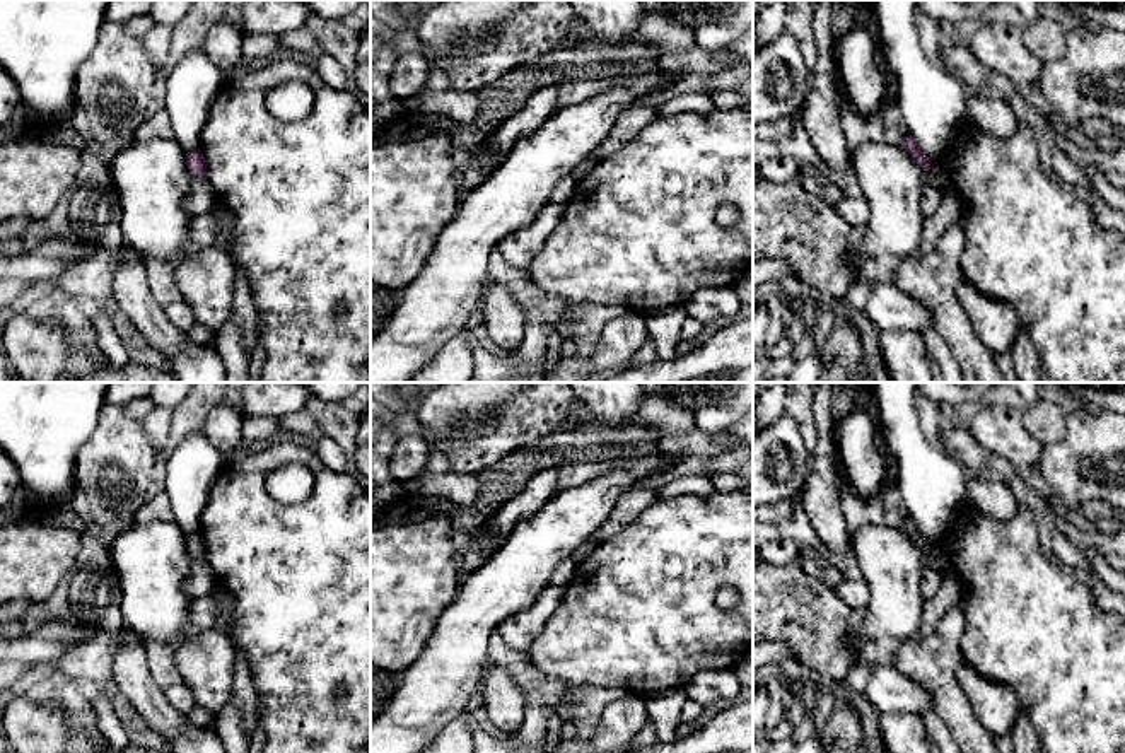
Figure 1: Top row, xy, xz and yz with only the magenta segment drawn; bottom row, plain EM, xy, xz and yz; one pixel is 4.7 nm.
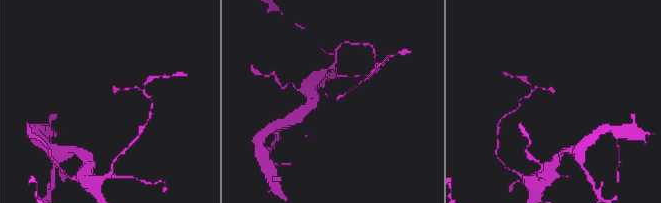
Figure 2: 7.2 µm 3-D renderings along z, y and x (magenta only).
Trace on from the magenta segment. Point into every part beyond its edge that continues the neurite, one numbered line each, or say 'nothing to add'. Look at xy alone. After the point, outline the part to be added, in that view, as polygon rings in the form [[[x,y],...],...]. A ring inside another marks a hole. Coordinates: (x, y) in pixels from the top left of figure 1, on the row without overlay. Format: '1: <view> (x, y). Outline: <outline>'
nothing to add

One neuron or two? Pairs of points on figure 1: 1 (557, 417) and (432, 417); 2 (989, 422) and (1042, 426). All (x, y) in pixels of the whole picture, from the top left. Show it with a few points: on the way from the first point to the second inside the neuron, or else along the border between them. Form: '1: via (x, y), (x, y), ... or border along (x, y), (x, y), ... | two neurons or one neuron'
1: via (526, 417), (463, 415) | one neuron
2: border along (1021, 410), (1021, 424), (1043, 444) | two neurons

